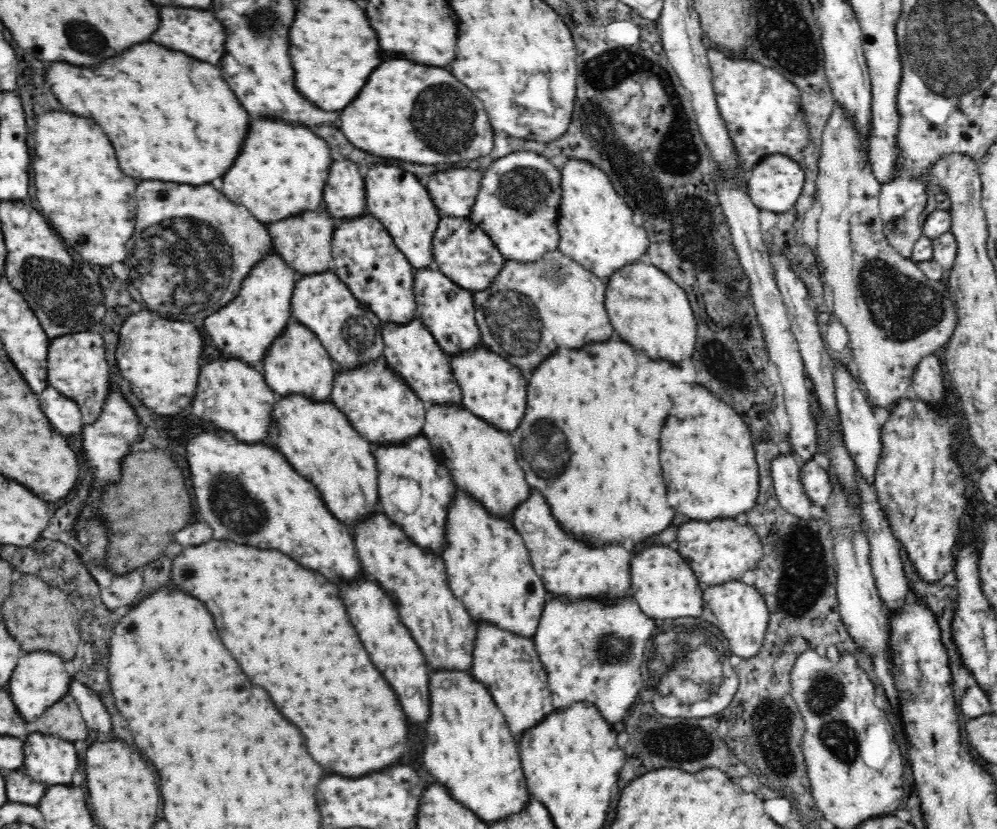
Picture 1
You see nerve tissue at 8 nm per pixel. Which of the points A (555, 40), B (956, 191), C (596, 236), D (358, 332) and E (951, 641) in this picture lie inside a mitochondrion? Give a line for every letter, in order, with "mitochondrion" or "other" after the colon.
A: other
B: other
C: other
D: mitochondrion
E: other

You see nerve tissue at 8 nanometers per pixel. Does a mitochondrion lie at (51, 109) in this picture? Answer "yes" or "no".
no

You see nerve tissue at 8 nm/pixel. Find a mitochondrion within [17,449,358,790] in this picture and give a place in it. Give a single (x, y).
(235, 507)

